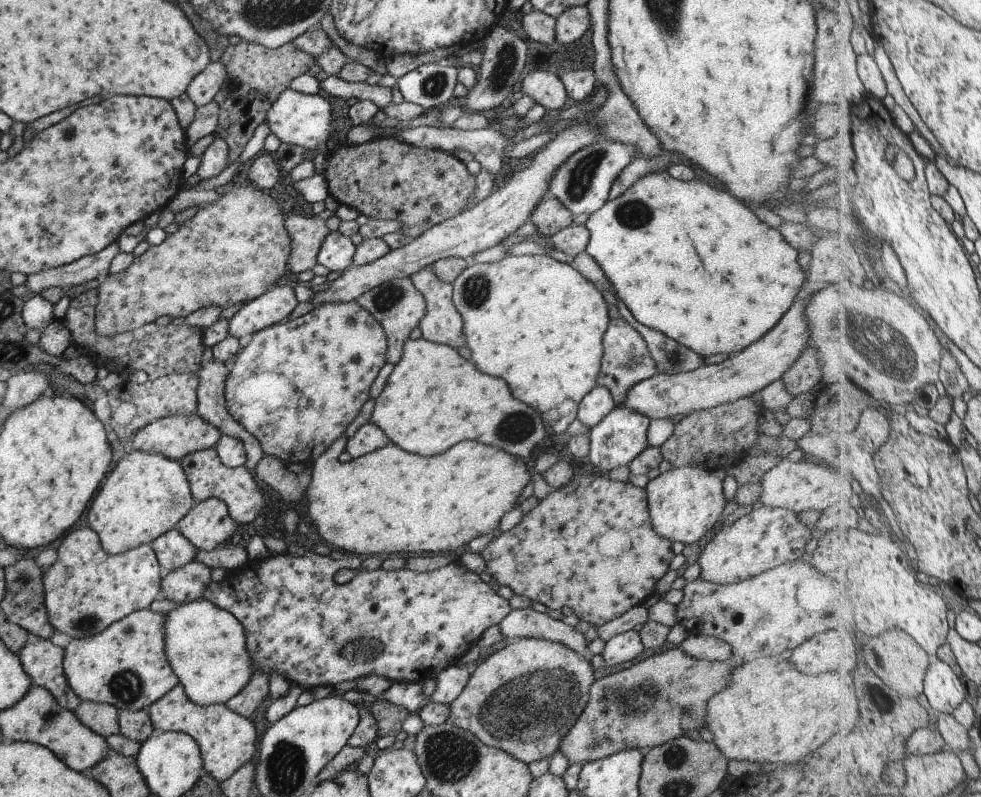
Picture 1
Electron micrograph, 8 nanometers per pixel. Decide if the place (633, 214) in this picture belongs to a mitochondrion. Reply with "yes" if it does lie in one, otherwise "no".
yes

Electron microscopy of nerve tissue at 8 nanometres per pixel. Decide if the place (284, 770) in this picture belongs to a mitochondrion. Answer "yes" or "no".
yes

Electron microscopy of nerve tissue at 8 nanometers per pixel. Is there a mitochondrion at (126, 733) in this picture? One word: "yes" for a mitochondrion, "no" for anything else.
no

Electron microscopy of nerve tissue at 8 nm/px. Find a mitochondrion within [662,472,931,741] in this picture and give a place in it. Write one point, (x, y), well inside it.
(877, 696)

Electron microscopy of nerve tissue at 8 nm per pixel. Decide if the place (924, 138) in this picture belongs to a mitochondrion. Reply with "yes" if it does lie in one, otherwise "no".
no

